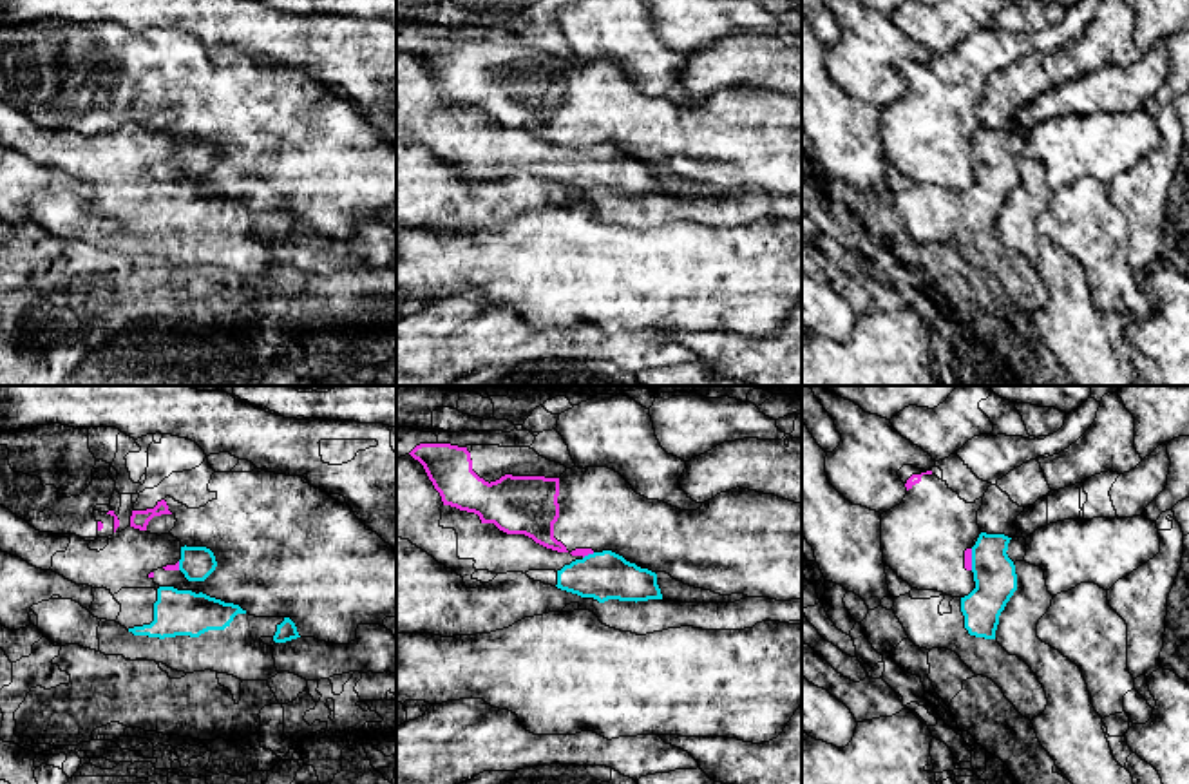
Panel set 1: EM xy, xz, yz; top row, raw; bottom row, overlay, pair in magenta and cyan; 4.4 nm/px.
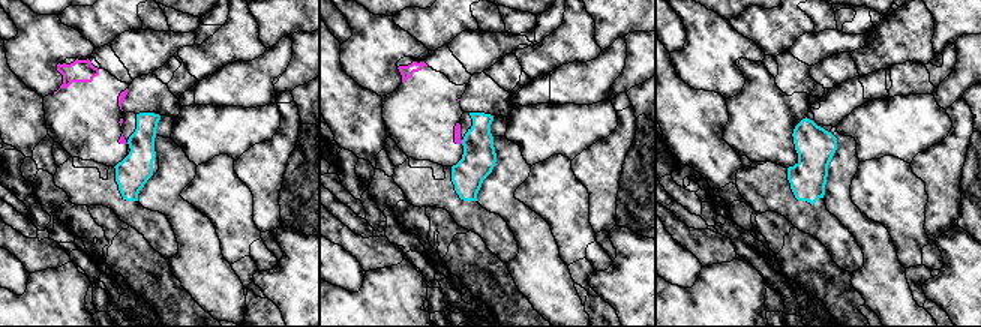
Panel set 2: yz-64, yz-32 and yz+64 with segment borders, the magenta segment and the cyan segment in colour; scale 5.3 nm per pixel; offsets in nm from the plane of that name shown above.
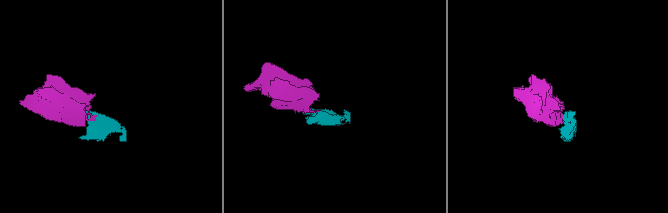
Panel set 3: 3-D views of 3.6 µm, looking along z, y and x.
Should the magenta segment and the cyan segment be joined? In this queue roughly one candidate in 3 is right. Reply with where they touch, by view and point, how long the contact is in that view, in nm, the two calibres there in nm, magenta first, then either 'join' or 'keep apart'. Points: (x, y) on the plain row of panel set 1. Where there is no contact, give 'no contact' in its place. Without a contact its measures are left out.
contact yz (970, 154); length 100 nm; calibres 30 and 190 nm; keep apart

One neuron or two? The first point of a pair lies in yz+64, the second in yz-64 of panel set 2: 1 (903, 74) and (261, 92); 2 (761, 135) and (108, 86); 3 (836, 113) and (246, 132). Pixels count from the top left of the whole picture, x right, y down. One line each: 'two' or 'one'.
1: one
2: one
3: two

